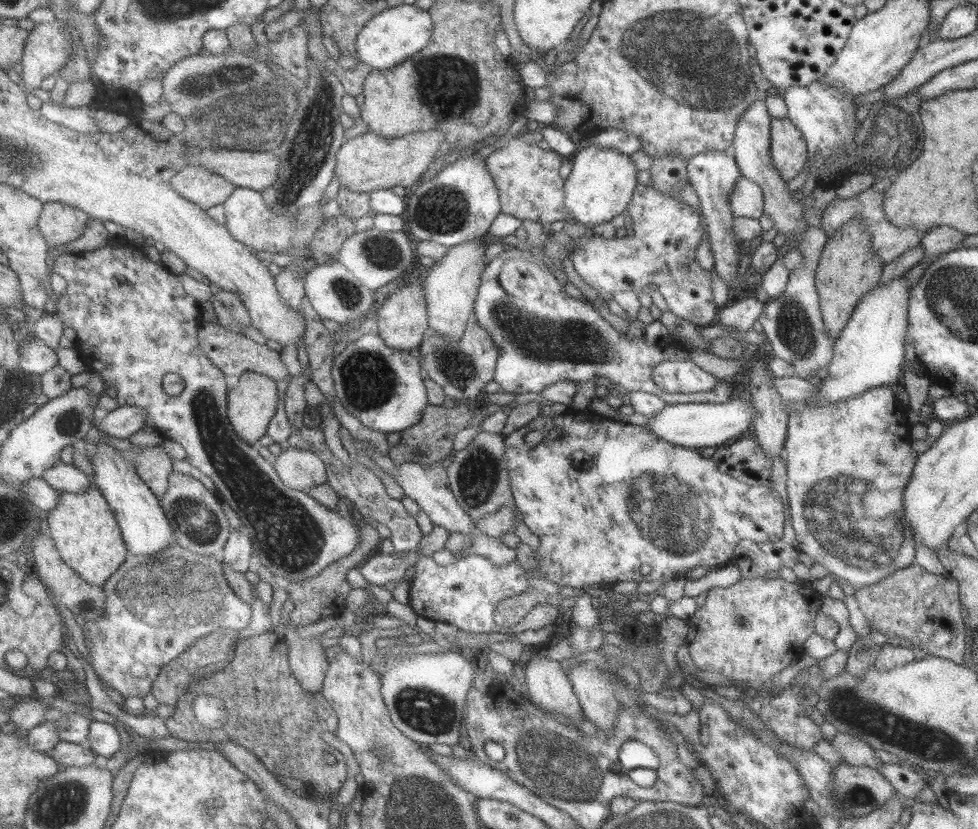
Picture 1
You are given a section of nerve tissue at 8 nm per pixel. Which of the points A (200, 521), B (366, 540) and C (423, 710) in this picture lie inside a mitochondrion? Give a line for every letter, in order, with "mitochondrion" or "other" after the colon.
A: mitochondrion
B: other
C: mitochondrion

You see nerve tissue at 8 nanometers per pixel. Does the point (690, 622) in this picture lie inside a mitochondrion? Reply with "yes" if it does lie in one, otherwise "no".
no

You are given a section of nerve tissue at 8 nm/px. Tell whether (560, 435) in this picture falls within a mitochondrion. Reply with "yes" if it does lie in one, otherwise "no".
no

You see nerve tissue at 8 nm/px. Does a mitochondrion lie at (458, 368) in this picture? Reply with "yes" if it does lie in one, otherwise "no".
yes

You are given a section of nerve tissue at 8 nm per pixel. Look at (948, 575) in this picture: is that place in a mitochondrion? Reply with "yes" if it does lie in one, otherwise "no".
no

